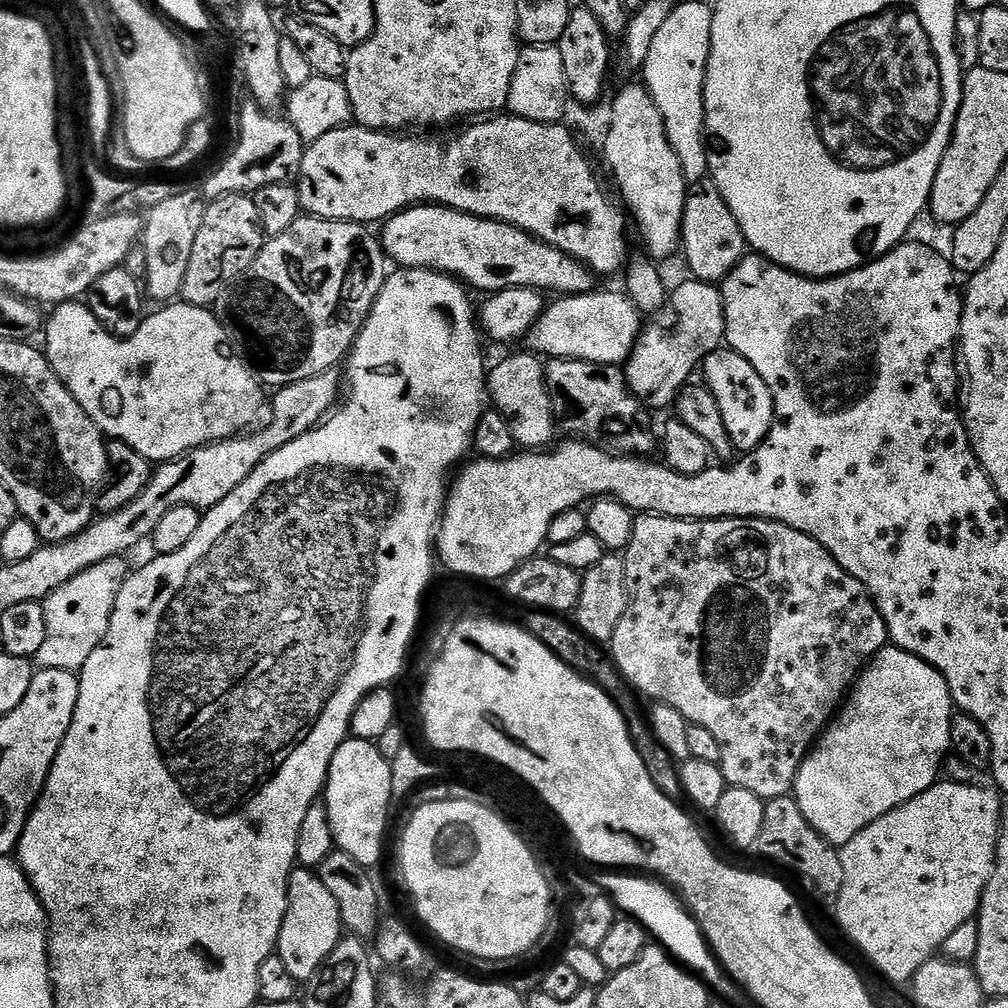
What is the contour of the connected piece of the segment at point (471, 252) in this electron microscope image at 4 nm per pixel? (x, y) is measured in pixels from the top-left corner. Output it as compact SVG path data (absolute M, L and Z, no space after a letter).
M429 202L388 217L382 228L384 233L381 231L378 239L393 265L444 272L483 294L511 288L534 288L544 294L581 296L594 288L594 273L588 265L500 220L471 216Z

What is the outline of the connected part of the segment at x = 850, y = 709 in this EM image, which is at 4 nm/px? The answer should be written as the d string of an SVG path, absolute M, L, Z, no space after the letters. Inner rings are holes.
M885 646L881 652L876 653L868 661L864 671L860 673L846 703L839 709L838 715L824 729L820 739L816 741L812 751L808 753L808 757L805 758L798 770L794 799L796 805L802 810L802 814L806 814L810 826L814 826L814 830L818 830L818 834L825 836L829 844L842 846L846 842L850 842L850 838L854 838L854 834L866 830L866 826L870 826L870 822L878 822L878 818L890 814L890 810L910 802L918 794L930 790L933 784L941 779L940 767L944 764L944 755L949 755L950 752L950 726L952 725L953 711L952 695L942 674L936 668L931 668L922 658L895 646Z

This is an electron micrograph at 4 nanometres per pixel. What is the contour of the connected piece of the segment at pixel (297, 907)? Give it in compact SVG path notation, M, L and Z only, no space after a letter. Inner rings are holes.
M295 867L288 879L288 913L284 916L276 952L286 962L298 982L311 981L324 967L328 956L342 938L342 921L334 894L326 890L322 878L313 869Z

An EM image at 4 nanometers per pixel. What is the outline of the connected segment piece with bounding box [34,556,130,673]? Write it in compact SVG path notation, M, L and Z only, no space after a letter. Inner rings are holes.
M124 556L106 558L82 570L70 578L70 582L58 586L49 596L44 597L46 642L42 642L42 650L38 650L34 658L40 668L79 673L86 666L86 658L90 658L90 654L94 654L94 650L98 650L106 638L120 587L130 575L126 561Z

